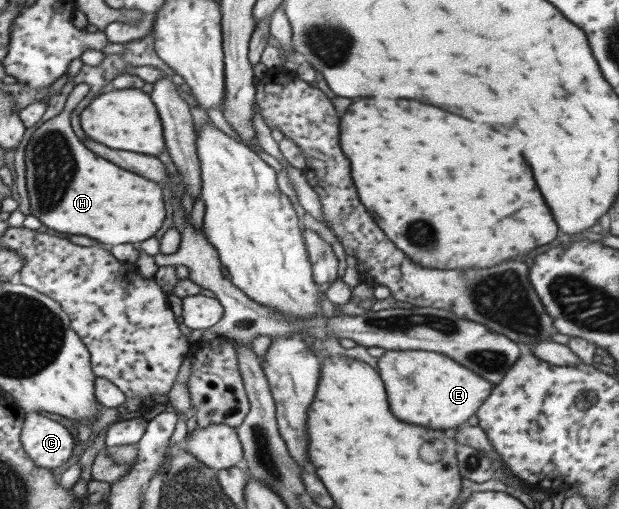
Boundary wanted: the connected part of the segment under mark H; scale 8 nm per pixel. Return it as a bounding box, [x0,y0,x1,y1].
[23,101,165,244]

